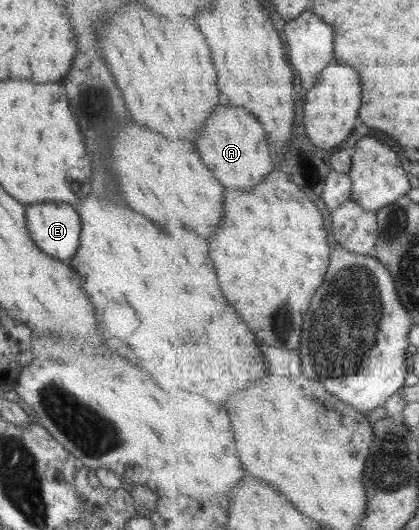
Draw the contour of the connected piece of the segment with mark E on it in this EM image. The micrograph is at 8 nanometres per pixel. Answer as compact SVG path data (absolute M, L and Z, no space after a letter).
M45 201L24 206L27 232L46 255L69 260L78 247L80 220L73 206Z

